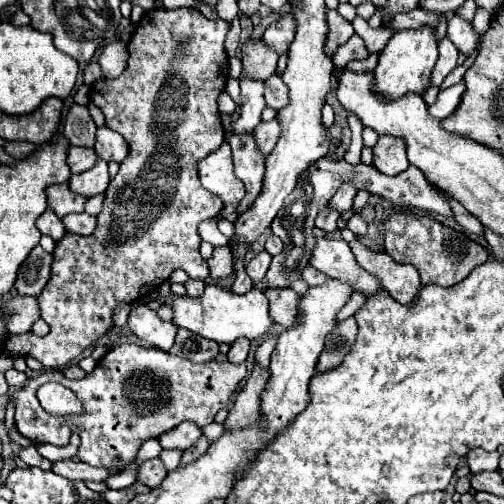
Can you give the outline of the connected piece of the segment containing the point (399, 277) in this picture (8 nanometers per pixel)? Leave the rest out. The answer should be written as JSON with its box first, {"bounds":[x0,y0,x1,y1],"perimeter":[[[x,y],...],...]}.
{"bounds":[351,244,421,304],"perimeter":[[[351,244],[351,250],[363,270],[373,274],[399,304],[411,304],[421,288],[419,272],[411,264],[399,264],[385,252],[367,252],[365,246]]]}

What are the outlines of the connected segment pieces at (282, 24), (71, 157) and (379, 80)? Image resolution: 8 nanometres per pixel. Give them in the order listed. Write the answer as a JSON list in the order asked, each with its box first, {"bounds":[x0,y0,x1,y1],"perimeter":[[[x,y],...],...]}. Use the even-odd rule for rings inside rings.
[{"bounds":[263,14,295,54],"perimeter":[[[285,14],[279,22],[273,22],[265,34],[263,34],[263,42],[277,54],[287,54],[289,46],[293,42],[295,36],[295,22],[291,20],[291,14]]]},{"bounds":[67,146,99,174],"perimeter":[[[71,146],[67,152],[67,162],[73,174],[81,174],[97,164],[99,156],[95,148],[85,148],[85,146]]]},{"bounds":[373,28,437,100],"perimeter":[[[431,28],[401,30],[379,52],[379,62],[373,70],[373,94],[381,100],[397,100],[409,92],[423,94],[431,84],[431,70],[437,62],[437,40]]]}]

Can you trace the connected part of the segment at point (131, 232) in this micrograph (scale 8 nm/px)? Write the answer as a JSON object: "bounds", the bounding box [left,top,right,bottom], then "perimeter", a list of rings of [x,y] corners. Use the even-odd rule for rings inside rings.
{"bounds":[3,8,229,368],"perimeter":[[[153,8],[149,12],[143,14],[141,22],[135,26],[131,38],[129,38],[129,62],[127,68],[123,70],[121,76],[117,78],[99,78],[93,86],[91,86],[91,102],[103,110],[105,114],[105,124],[111,130],[117,130],[129,144],[129,154],[127,158],[121,162],[121,168],[117,172],[117,176],[109,182],[109,188],[105,190],[105,202],[103,202],[103,212],[99,212],[97,216],[97,228],[91,236],[79,236],[79,234],[71,234],[67,232],[55,246],[53,252],[53,266],[51,266],[51,278],[47,282],[47,286],[43,288],[43,292],[39,294],[39,304],[41,304],[41,316],[47,318],[47,324],[51,326],[47,336],[37,336],[33,332],[25,332],[25,334],[9,334],[3,342],[3,352],[7,356],[33,356],[37,358],[45,368],[63,368],[65,364],[69,364],[71,360],[75,360],[87,346],[95,344],[101,336],[105,336],[111,328],[113,328],[113,314],[119,306],[123,304],[131,304],[143,296],[147,296],[149,292],[153,292],[155,288],[159,288],[163,282],[167,282],[167,278],[171,276],[173,270],[181,268],[185,270],[191,278],[195,280],[205,280],[209,276],[207,272],[207,262],[203,260],[203,256],[199,254],[199,244],[201,244],[201,236],[197,232],[199,224],[205,220],[215,218],[221,210],[223,210],[223,202],[207,192],[201,182],[199,182],[199,174],[197,174],[197,164],[199,160],[203,160],[205,156],[209,156],[211,152],[215,152],[223,142],[225,142],[225,130],[221,126],[221,116],[217,110],[217,96],[225,90],[225,82],[229,78],[229,60],[227,60],[227,52],[225,52],[225,38],[227,38],[229,30],[223,30],[223,22],[219,26],[219,22],[205,18],[197,8],[177,8],[177,10],[161,10],[161,8]]]}

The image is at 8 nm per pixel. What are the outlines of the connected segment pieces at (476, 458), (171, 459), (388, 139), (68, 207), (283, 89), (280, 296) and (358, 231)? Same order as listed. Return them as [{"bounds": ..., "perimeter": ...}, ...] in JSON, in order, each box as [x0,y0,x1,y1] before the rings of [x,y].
[{"bounds":[467,450,499,472],"perimeter":[[[471,450],[471,454],[467,454],[467,464],[471,468],[471,472],[481,472],[481,470],[497,470],[499,466],[499,452],[487,452],[487,450]]]},{"bounds":[159,450,181,472],"perimeter":[[[163,450],[163,452],[159,454],[159,458],[161,458],[161,462],[165,464],[167,472],[171,472],[171,470],[175,470],[175,468],[179,466],[179,460],[181,460],[181,450]]]},{"bounds":[373,136,409,176],"perimeter":[[[379,136],[379,142],[373,146],[373,166],[389,176],[395,176],[409,168],[407,146],[399,136]]]},{"bounds":[47,184,85,218],"perimeter":[[[67,184],[49,186],[47,188],[47,202],[49,202],[49,208],[59,218],[63,218],[71,212],[83,212],[83,208],[85,208],[85,198],[79,194],[73,194]]]},{"bounds":[265,76,287,110],"perimeter":[[[279,76],[265,80],[265,104],[273,110],[279,110],[287,104],[287,86]]]},{"bounds":[263,288,299,328],"perimeter":[[[265,288],[263,294],[269,300],[269,312],[275,324],[285,328],[295,324],[295,300],[299,300],[299,294],[291,288]]]},{"bounds":[347,214,367,236],"perimeter":[[[355,214],[355,216],[347,222],[347,228],[349,228],[355,236],[365,236],[365,234],[367,234],[367,224],[365,224],[365,220],[363,220],[359,214]]]}]

